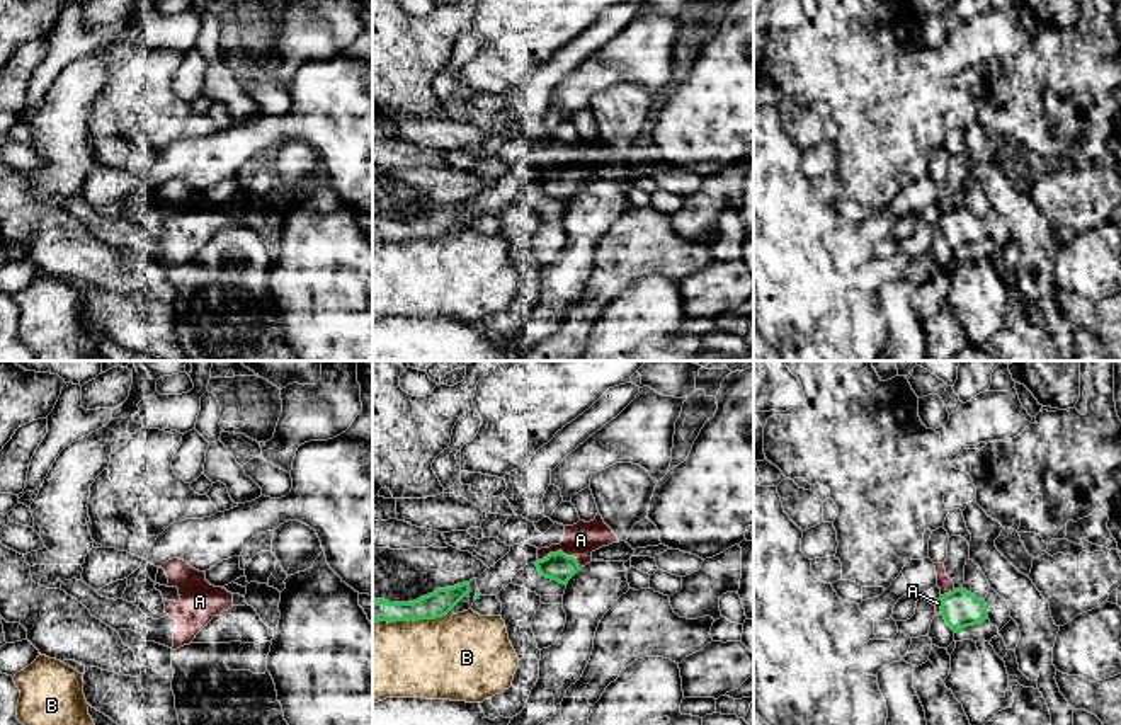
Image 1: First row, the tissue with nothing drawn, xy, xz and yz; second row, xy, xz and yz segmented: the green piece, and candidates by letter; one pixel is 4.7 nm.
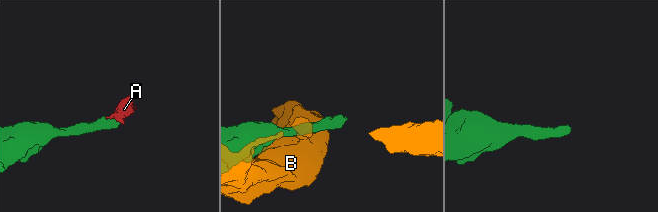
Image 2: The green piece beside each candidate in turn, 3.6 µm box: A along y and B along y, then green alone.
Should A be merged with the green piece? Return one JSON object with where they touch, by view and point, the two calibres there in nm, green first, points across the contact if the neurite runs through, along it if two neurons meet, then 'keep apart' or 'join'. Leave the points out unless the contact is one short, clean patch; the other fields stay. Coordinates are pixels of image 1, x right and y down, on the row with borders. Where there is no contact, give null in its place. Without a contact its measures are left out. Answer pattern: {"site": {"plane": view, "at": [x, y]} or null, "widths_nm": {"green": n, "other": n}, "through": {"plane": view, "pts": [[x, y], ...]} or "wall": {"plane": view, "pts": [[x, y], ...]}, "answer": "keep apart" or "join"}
{"site": {"plane": "xz", "at": [560, 550]}, "widths_nm": {"green": 140, "other": 160}, "answer": "join"}

